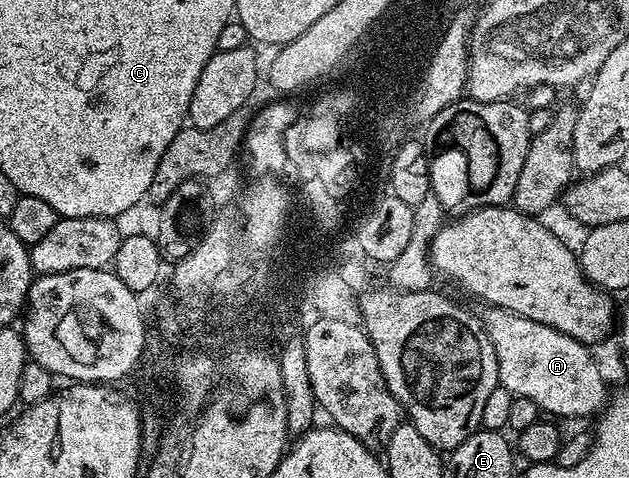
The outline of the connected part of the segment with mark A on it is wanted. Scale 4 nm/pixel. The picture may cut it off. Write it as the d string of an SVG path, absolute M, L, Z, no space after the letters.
M489 307L486 312L483 326L495 349L500 386L506 387L514 397L535 401L544 414L545 411L549 414L546 416L558 420L585 419L604 411L605 379L586 344L567 337L567 333L559 333L559 329L539 325L539 321L519 317L502 307Z

